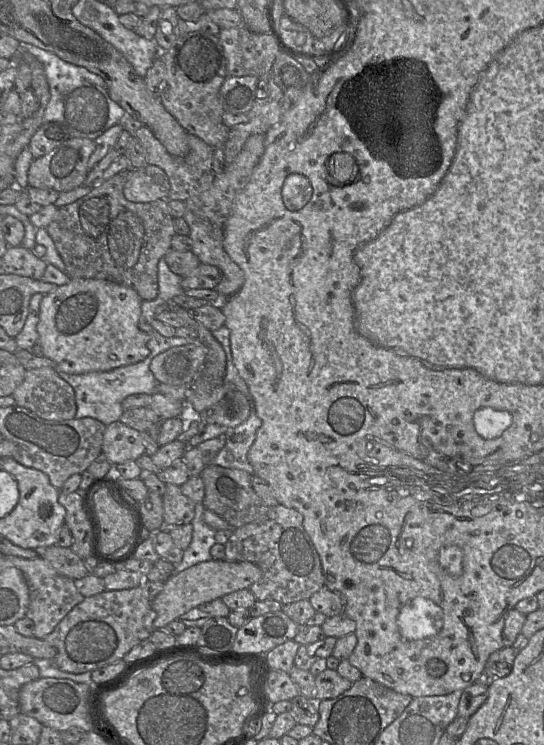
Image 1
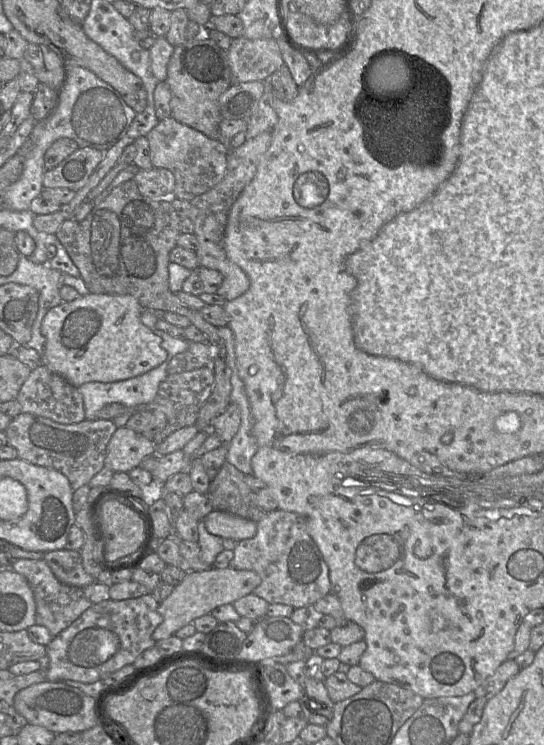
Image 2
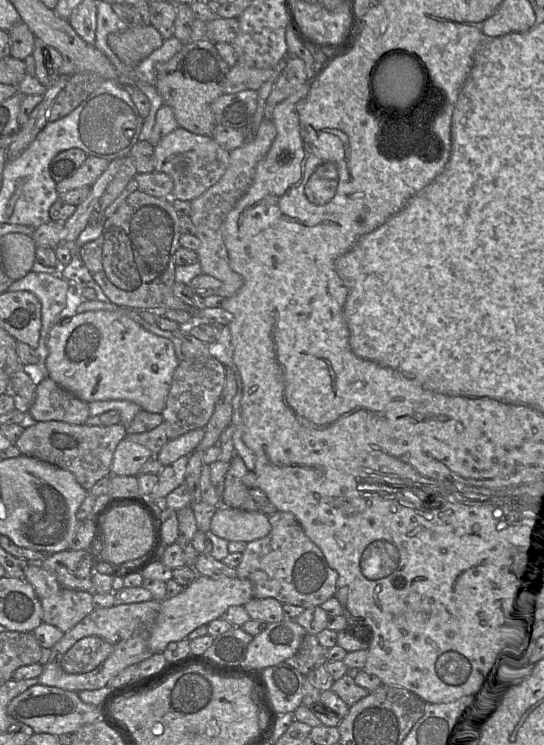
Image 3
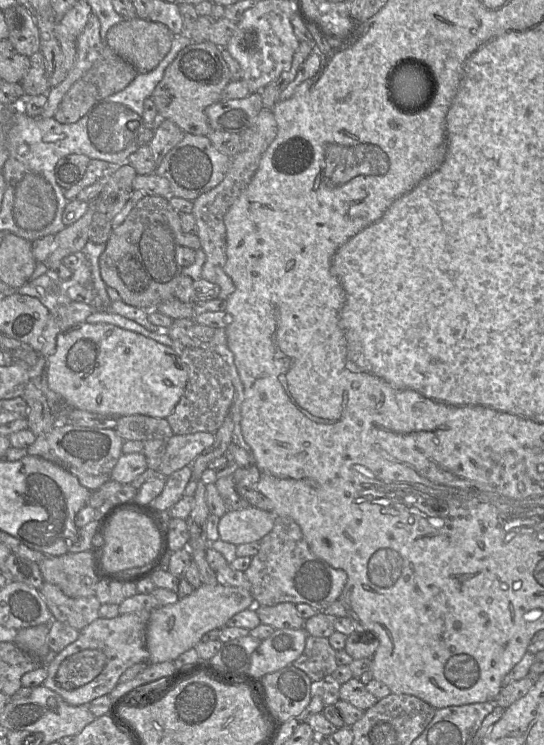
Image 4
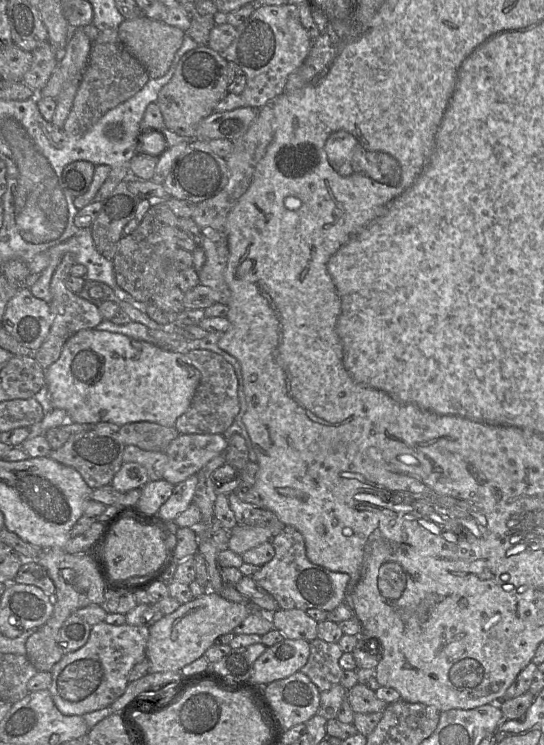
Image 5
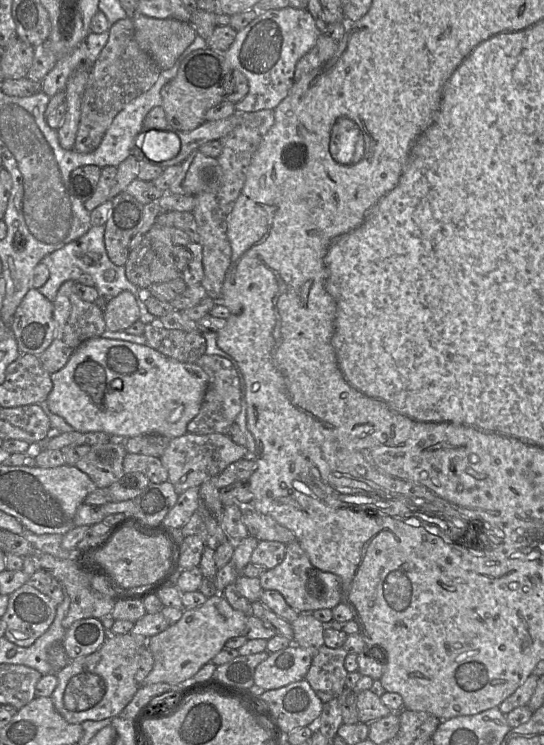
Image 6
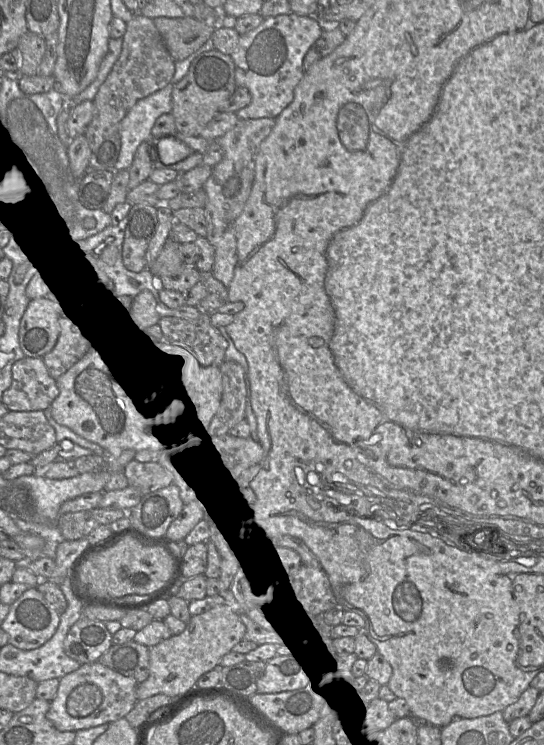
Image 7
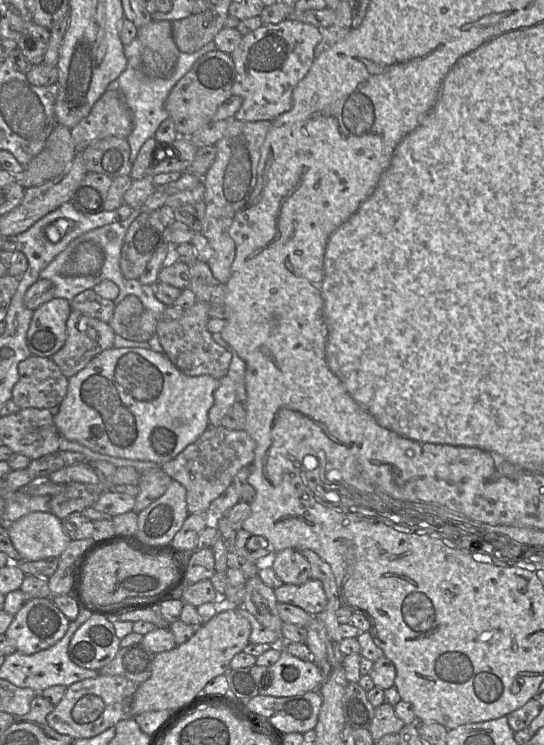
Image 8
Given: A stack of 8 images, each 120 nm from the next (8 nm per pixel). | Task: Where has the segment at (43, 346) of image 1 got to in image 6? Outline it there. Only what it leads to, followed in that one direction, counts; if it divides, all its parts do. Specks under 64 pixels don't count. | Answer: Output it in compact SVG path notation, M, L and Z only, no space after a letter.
M104 337L90 338L84 341L70 356L67 364L51 374L52 390L47 397L50 411L62 417L75 431L81 433L104 432L113 438L131 438L143 434L159 434L171 439L185 435L188 423L199 413L208 386L208 375L196 363L183 363L148 347L129 341Z

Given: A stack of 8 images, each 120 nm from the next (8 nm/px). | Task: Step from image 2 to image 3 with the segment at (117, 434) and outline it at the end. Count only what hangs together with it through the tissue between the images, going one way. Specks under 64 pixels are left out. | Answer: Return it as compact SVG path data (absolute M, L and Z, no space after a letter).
M126 436L117 445L111 464L111 476L138 476L139 469L153 457L152 452Z

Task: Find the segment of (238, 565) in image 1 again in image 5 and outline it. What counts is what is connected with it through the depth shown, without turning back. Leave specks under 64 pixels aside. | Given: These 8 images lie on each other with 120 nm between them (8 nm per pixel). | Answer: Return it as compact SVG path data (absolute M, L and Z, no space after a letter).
M211 590L181 604L176 611L164 615L149 627L146 646L146 657L150 661L149 672L181 671L203 656L208 648L218 642L219 637L233 632L249 614L250 609L246 605L229 601Z

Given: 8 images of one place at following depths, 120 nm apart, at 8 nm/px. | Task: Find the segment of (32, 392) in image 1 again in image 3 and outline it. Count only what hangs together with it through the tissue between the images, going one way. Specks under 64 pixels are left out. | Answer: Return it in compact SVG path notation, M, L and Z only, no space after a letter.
M50 377L38 379L35 399L26 409L28 422L61 421L82 425L90 417L88 403L70 394Z

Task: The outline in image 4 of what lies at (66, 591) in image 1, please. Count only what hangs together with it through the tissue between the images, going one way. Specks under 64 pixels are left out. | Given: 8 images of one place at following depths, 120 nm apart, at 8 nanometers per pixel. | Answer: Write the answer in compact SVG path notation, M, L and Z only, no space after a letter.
M44 582L39 589L52 619L80 631L99 617L101 603L95 596L70 598L57 586Z

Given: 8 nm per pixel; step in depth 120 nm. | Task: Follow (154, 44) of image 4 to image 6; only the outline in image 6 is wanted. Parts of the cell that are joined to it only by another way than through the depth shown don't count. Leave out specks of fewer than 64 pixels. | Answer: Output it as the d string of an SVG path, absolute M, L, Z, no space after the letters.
M144 15L131 19L139 47L153 58L162 71L173 67L177 58L197 37L190 22Z

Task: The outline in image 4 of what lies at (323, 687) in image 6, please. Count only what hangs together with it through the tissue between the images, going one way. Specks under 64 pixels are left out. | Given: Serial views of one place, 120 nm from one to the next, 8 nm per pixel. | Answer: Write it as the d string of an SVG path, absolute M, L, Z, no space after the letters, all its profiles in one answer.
M308 635L303 653L292 665L305 672L312 682L318 681L332 675L337 668L335 655L328 638Z

